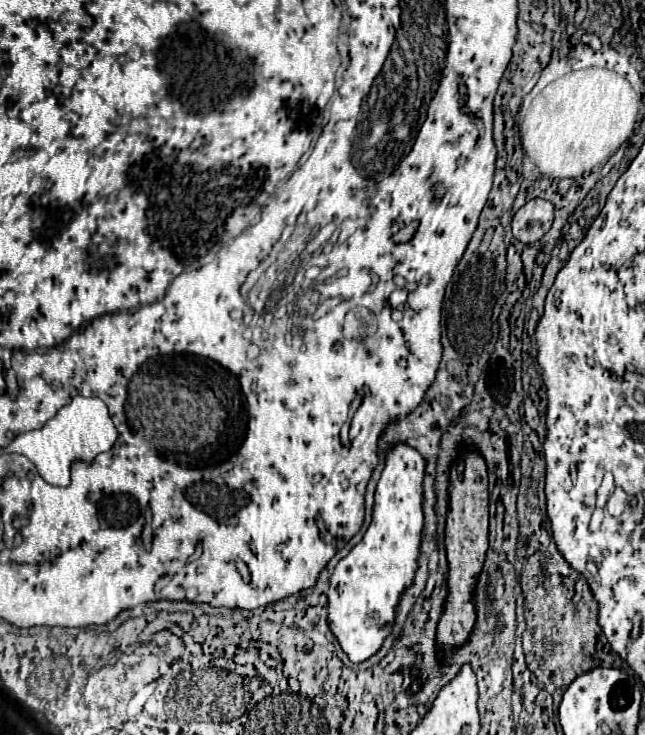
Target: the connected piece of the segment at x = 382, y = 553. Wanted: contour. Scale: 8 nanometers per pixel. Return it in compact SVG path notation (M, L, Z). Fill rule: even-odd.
M397 444L387 456L377 484L371 526L363 540L335 566L329 578L329 628L353 664L361 664L381 650L385 638L391 634L403 592L415 580L425 524L423 476L423 456L405 444Z

